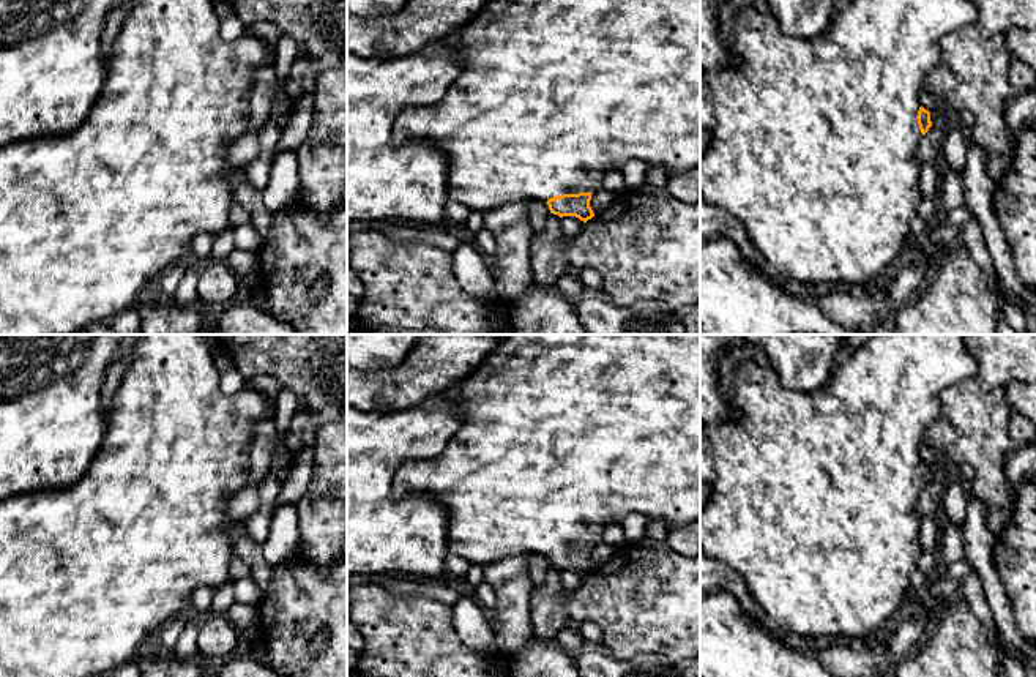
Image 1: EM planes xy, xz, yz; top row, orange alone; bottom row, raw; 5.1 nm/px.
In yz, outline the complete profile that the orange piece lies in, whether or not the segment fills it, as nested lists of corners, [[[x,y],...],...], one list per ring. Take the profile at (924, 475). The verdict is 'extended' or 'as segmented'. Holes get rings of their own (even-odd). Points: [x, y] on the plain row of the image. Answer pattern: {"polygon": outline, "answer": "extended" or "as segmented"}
{"polygon": [[[874,335],[847,361],[834,368],[826,388],[812,393],[784,387],[770,366],[762,368],[752,360],[735,365],[732,401],[741,418],[700,426],[700,481],[711,491],[710,500],[700,510],[700,549],[735,570],[758,608],[788,634],[867,639],[905,614],[904,597],[911,587],[911,576],[922,555],[921,516],[916,503],[932,480],[930,466],[919,458],[919,445],[927,428],[940,415],[940,393],[957,380],[971,377],[978,369],[965,339],[967,335]]], "answer": "extended"}

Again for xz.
{"polygon": [[[508,335],[462,382],[443,391],[457,402],[464,423],[434,458],[405,461],[397,470],[391,497],[429,494],[449,510],[448,549],[471,565],[486,567],[503,559],[542,554],[550,567],[576,570],[587,576],[594,570],[591,548],[609,524],[620,524],[637,513],[670,526],[700,522],[700,335]]], "answer": "extended"}

